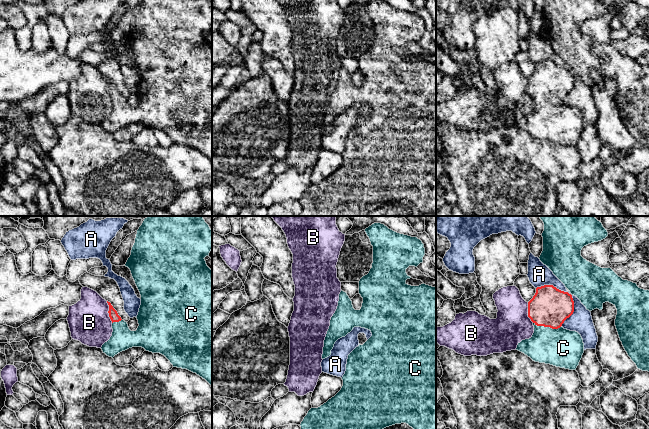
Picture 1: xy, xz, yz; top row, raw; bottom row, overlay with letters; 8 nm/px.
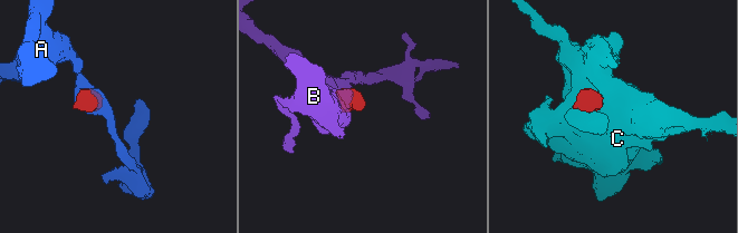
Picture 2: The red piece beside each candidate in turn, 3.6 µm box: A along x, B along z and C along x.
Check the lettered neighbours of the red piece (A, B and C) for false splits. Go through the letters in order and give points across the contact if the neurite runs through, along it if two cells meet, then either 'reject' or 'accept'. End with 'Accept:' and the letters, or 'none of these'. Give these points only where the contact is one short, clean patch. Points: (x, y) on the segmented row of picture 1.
A: reject
B: border along xy (106, 301), (108, 316), (112, 322); reject
C: accept
Accept: C

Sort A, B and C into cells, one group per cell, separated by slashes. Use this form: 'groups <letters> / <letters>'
groups A / B / C

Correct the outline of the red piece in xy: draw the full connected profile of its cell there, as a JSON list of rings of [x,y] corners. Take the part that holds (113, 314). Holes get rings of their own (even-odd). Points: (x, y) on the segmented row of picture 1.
[[[149,216],[145,218],[142,225],[137,230],[135,243],[131,250],[131,255],[125,264],[125,266],[130,269],[132,277],[141,295],[141,305],[136,317],[139,326],[136,331],[131,331],[127,322],[121,319],[111,303],[107,301],[109,305],[108,313],[112,321],[113,332],[110,339],[101,347],[103,353],[113,358],[118,353],[129,348],[142,347],[146,351],[164,355],[173,365],[173,367],[187,369],[193,373],[196,373],[205,379],[212,387],[212,270],[207,266],[204,259],[206,256],[209,256],[211,250],[212,230],[202,216]]]

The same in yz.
[[[553,285],[536,288],[536,293],[528,302],[528,317],[533,322],[534,333],[531,338],[518,343],[516,350],[524,353],[533,361],[550,364],[569,370],[576,370],[584,353],[584,343],[576,331],[564,329],[562,324],[574,312],[572,295]]]

